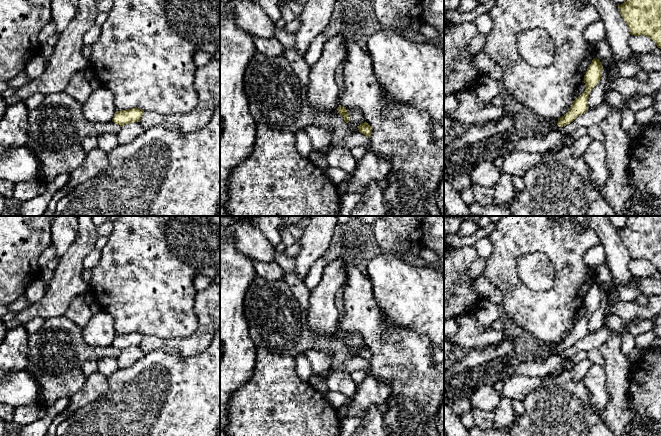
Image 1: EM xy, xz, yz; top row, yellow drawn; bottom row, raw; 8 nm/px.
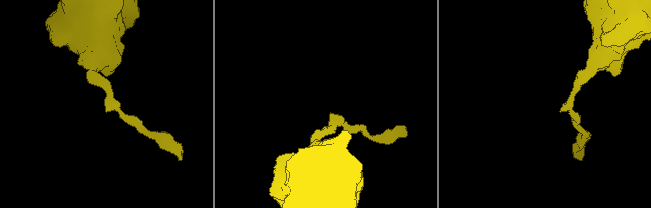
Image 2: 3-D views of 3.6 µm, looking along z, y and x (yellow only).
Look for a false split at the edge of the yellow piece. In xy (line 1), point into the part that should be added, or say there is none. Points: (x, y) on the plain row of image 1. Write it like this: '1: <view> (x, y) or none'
1: none

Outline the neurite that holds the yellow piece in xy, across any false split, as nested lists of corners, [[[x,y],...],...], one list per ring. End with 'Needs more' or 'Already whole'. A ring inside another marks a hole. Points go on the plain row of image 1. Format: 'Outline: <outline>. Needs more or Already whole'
Outline: [[[131,332],[128,334],[116,335],[112,345],[120,350],[133,346],[140,346],[143,336],[144,334],[140,332]]]. Already whole

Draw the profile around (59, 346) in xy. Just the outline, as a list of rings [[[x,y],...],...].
[[[64,315],[46,319],[40,331],[29,335],[28,350],[29,363],[47,374],[62,374],[70,369],[82,367],[86,361],[98,362],[103,357],[117,358],[120,354],[120,349],[113,345],[107,347],[88,345],[84,341],[82,329]]]

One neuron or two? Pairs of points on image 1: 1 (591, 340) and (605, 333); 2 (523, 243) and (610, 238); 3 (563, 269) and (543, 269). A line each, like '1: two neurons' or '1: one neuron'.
1: one neuron
2: two neurons
3: two neurons

